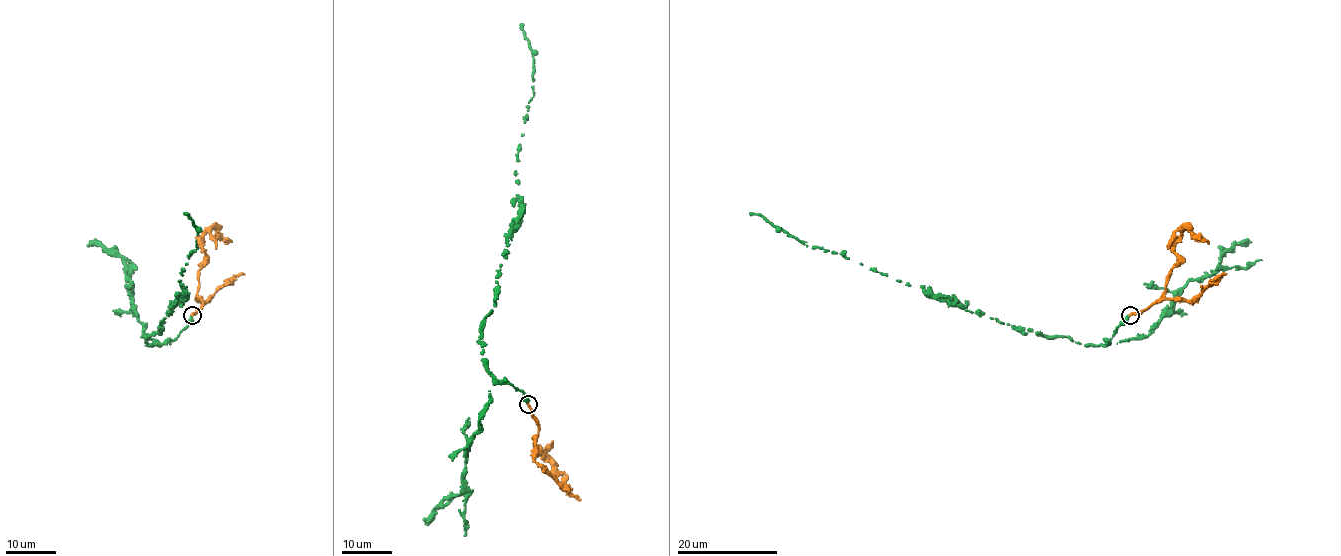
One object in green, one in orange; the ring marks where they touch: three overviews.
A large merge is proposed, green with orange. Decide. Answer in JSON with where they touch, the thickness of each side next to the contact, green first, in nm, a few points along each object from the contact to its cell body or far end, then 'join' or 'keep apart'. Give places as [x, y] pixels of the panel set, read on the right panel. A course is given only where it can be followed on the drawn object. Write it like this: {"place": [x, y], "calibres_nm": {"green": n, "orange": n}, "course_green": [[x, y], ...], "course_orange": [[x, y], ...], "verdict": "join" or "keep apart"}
{"place": [1130, 315], "calibres_nm": {"green": 360, "orange": 200}, "course_green": [[1129, 314], [1103, 344], [1021, 333], [930, 296], [920, 286], [807, 246], [749, 213]], "course_orange": [[1130, 314], [1141, 313], [1163, 294], [1166, 276], [1176, 265], [1174, 242], [1180, 233], [1189, 228], [1209, 243]], "verdict": "join"}

